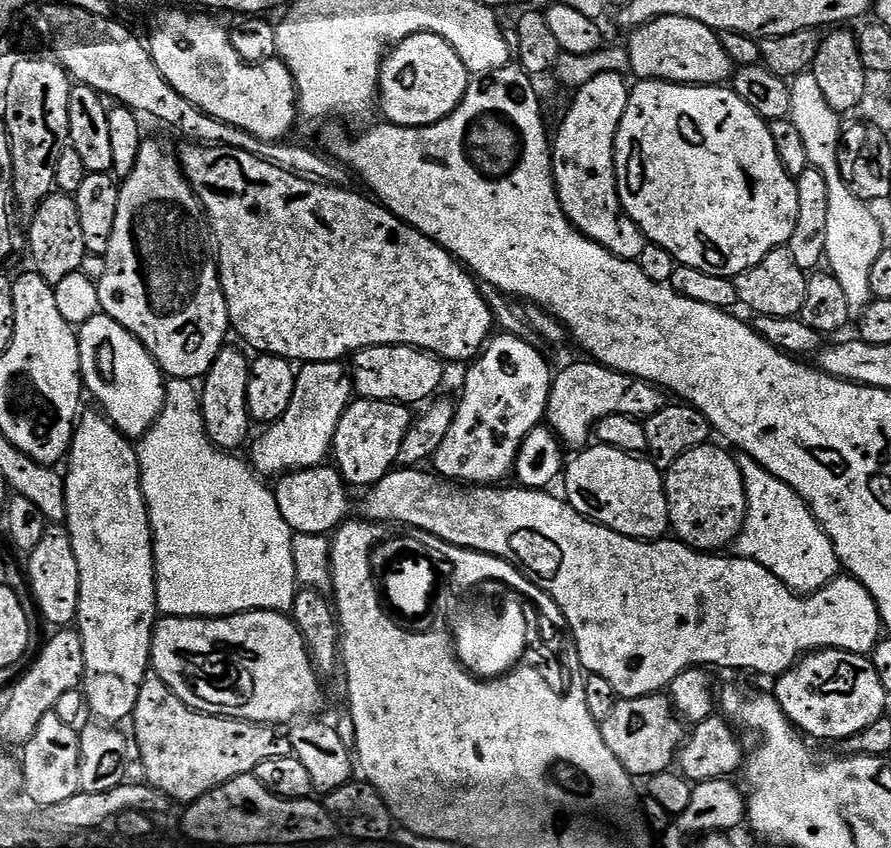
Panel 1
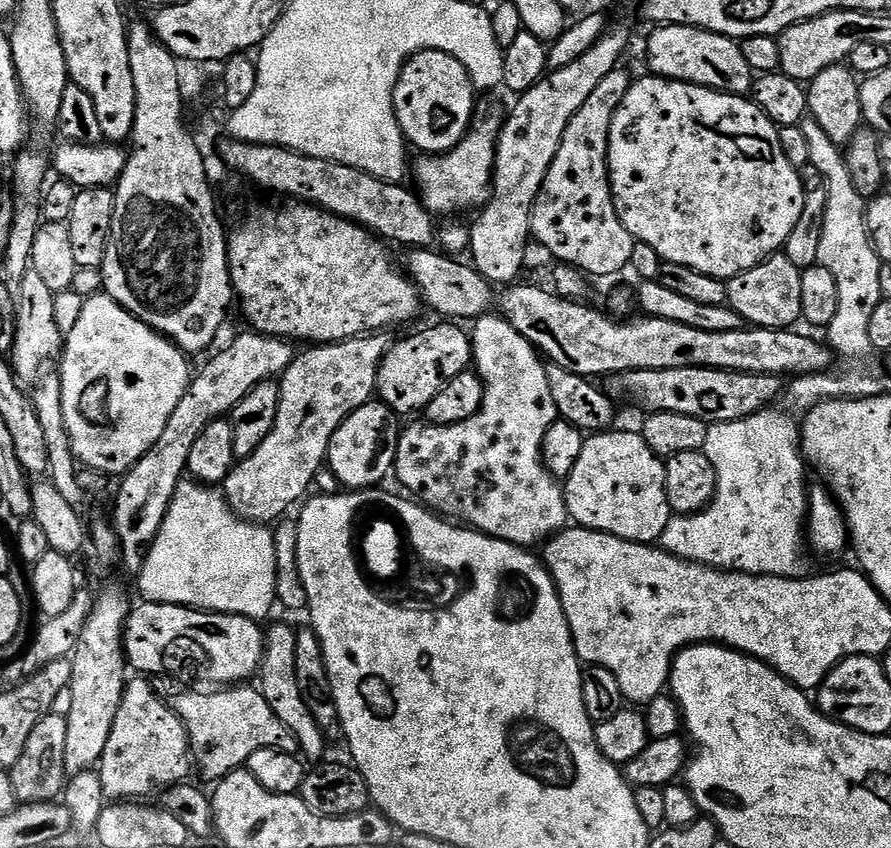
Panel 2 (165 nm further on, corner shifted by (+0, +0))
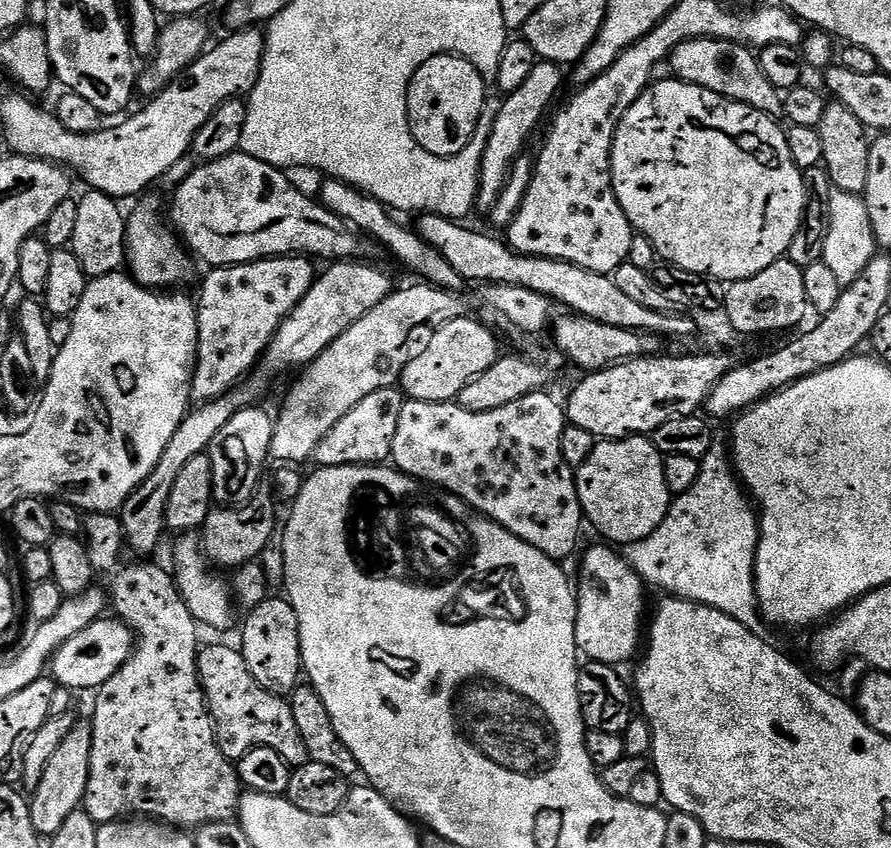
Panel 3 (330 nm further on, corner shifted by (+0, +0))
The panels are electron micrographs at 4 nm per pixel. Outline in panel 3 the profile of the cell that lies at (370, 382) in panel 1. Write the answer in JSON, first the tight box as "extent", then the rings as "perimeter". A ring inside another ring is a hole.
{"extent":[398,319,502,404],"perimeter":[[[472,319],[452,320],[442,326],[430,337],[426,350],[406,366],[398,384],[409,401],[421,400],[424,404],[455,401],[467,384],[478,378],[478,374],[486,374],[486,370],[494,366],[502,352],[496,345],[496,336],[486,325]]]}

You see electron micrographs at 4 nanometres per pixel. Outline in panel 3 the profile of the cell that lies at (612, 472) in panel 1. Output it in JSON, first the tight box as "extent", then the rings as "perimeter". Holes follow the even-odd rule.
{"extent":[575,436,670,546],"perimeter":[[[630,436],[626,440],[600,440],[584,465],[575,469],[580,511],[587,523],[589,520],[608,539],[605,541],[627,546],[658,530],[670,503],[664,462],[651,439]]]}

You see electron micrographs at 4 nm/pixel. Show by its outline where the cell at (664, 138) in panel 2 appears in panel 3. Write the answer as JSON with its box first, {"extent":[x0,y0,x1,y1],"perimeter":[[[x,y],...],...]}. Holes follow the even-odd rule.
{"extent":[612,78,808,282],"perimeter":[[[669,78],[657,79],[645,88],[643,94],[626,110],[616,128],[616,137],[612,143],[612,185],[614,194],[639,235],[650,238],[657,257],[661,261],[678,266],[682,270],[690,270],[694,274],[709,276],[711,280],[735,282],[745,280],[770,266],[776,260],[787,257],[788,248],[794,242],[794,234],[798,234],[800,223],[804,217],[804,207],[808,201],[808,192],[804,189],[804,172],[794,166],[794,158],[790,158],[790,146],[786,146],[785,129],[779,128],[773,117],[764,112],[754,110],[750,106],[740,104],[736,100],[725,100],[723,96],[714,94],[697,84],[687,84],[685,80]]]}

